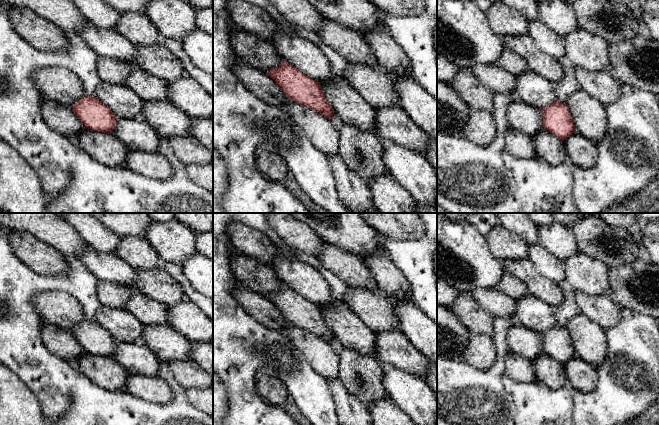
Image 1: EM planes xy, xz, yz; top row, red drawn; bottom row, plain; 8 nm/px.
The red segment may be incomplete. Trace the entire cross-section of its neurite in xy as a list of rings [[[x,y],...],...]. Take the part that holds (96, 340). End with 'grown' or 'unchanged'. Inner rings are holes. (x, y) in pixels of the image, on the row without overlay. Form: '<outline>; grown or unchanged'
[[[85,319],[71,332],[87,353],[112,357],[116,350],[117,341],[95,320]]]; unchanged

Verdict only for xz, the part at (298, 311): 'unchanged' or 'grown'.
unchanged

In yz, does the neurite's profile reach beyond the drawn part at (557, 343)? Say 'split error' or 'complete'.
complete

